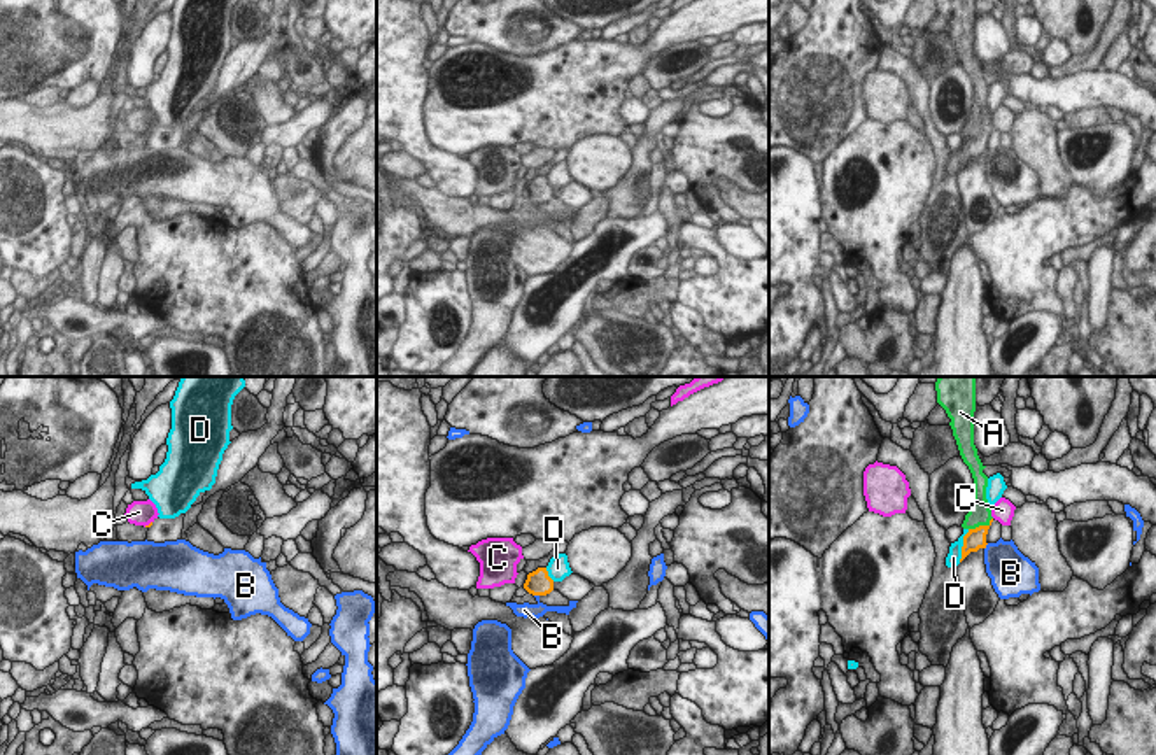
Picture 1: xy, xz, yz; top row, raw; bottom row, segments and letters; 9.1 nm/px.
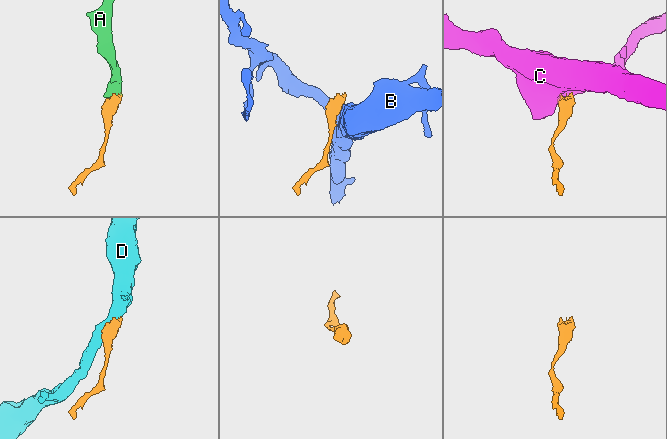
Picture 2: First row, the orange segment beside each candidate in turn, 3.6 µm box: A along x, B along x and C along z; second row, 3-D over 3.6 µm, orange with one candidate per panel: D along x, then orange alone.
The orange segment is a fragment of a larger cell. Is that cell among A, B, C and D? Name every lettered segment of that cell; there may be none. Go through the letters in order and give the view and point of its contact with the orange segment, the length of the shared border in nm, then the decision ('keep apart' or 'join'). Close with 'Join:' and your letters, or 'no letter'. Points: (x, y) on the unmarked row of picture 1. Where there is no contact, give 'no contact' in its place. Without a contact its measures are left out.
A: contact yz (981, 134); length 260 nm; join
B: contact yz (985, 155); length 70 nm; keep apart
C: contact xy (149, 132); length 100 nm; keep apart
D: contact yz (964, 153); length 320 nm; keep apart
Join: A

